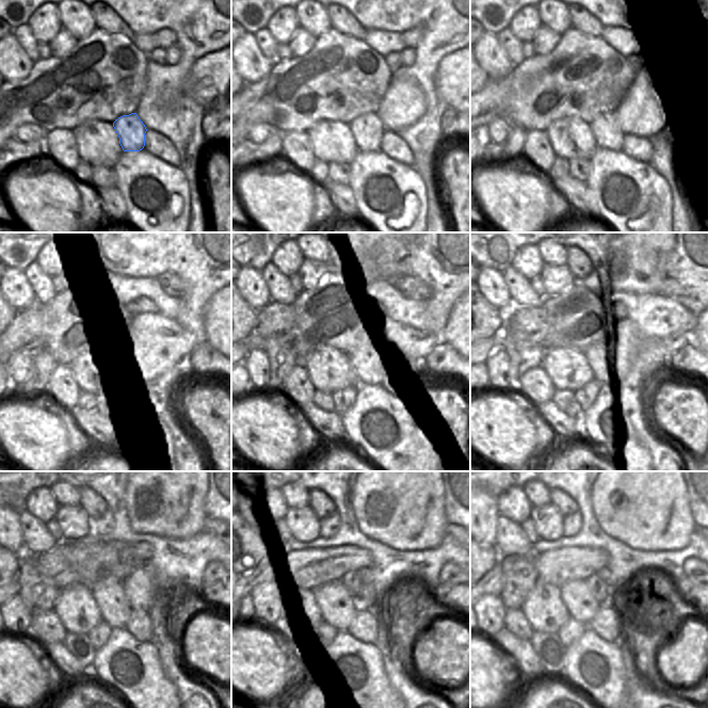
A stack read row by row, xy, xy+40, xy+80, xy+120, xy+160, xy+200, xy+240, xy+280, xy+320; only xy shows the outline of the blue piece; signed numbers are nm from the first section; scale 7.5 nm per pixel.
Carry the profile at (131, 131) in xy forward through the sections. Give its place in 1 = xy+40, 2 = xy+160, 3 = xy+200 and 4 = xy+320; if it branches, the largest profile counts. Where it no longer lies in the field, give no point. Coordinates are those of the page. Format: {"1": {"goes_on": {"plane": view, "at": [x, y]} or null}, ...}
{"1": {"goes_on": {"plane": "xy+40", "at": [367, 129]}}, "2": {"goes_on": {"plane": "xy+160", "at": [366, 367]}}, "3": {"goes_on": {"plane": "xy+200", "at": [596, 354]}}, "4": {"goes_on": {"plane": "xy+320", "at": [581, 605]}}}

